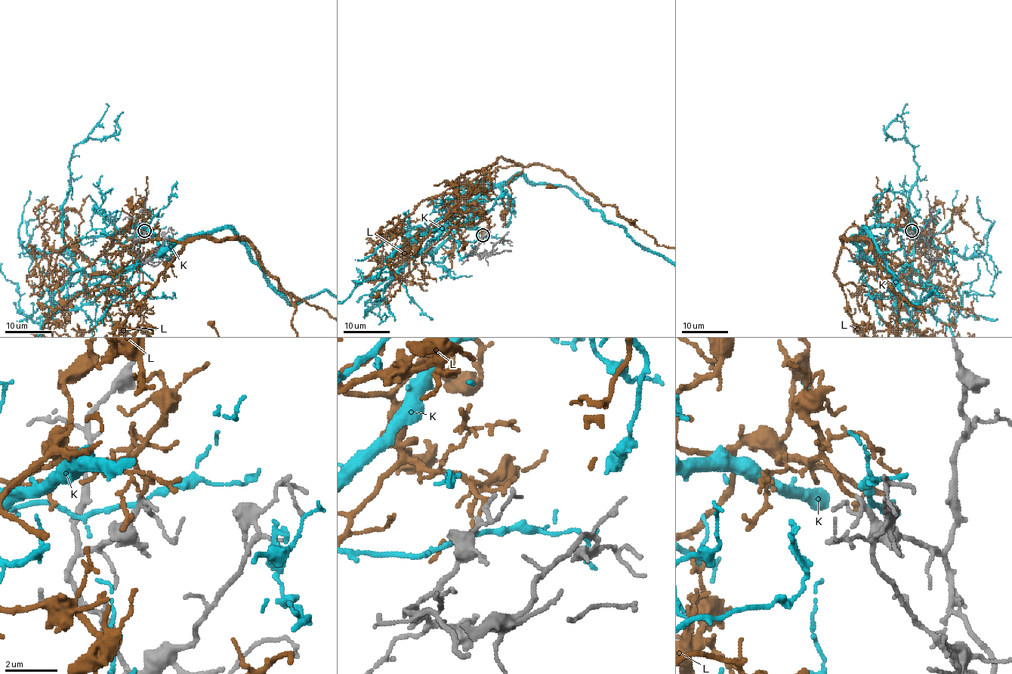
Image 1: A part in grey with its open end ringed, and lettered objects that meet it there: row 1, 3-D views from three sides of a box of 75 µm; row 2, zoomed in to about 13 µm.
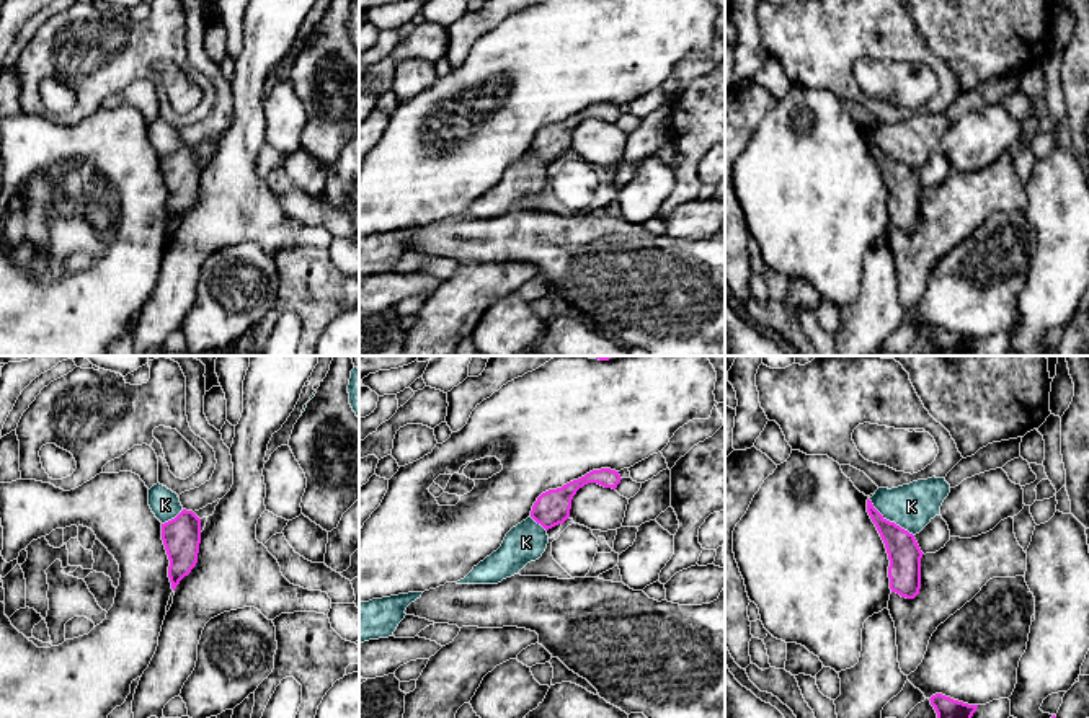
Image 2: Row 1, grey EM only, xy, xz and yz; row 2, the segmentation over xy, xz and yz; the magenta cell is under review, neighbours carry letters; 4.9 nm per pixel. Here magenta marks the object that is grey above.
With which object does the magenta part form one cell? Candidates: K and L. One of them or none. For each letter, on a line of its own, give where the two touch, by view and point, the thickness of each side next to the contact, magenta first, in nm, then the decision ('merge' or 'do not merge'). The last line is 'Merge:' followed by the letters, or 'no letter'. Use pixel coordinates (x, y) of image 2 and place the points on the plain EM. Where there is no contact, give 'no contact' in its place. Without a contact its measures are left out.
K: contact yz (888, 155); calibres 160 and 220 nm; do not merge
L: no contact; merge
Merge: L

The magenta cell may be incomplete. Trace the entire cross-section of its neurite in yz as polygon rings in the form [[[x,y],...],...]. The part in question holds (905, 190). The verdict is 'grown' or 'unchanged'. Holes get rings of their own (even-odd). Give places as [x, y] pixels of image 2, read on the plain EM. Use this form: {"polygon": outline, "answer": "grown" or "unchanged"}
{"polygon": [[[867,134],[867,147],[875,158],[890,194],[888,212],[891,227],[914,233],[921,224],[922,186],[913,168],[887,155]]], "answer": "unchanged"}

